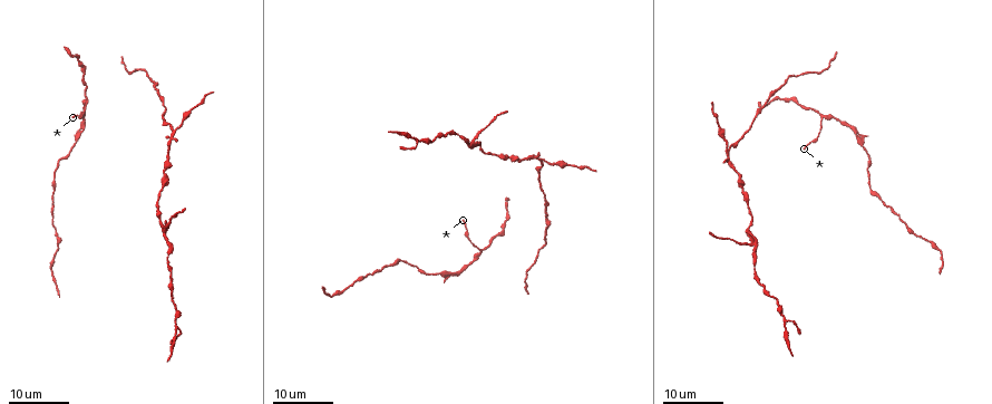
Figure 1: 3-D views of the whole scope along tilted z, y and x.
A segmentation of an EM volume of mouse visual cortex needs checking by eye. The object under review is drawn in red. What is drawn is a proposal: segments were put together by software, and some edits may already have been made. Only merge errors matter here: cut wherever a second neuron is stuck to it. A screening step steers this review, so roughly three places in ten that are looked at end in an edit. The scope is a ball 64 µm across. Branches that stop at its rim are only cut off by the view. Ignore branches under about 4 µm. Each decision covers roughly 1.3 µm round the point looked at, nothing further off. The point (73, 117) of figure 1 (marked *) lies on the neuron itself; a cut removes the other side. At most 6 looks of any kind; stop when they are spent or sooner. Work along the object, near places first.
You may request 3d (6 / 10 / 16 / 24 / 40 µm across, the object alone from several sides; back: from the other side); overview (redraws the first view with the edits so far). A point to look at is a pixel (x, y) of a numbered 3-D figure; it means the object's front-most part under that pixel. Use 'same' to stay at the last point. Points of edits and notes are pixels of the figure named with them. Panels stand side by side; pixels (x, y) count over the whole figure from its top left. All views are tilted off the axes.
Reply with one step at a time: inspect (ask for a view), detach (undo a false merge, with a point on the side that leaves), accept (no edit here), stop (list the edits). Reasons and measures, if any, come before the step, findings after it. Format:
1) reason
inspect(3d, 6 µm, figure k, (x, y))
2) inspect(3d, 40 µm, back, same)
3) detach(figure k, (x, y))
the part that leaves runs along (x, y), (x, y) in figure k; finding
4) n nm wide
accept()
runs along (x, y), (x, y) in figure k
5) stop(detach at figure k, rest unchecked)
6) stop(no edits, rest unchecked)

inspect(3d, 16 µm, figure 1, (482, 252))

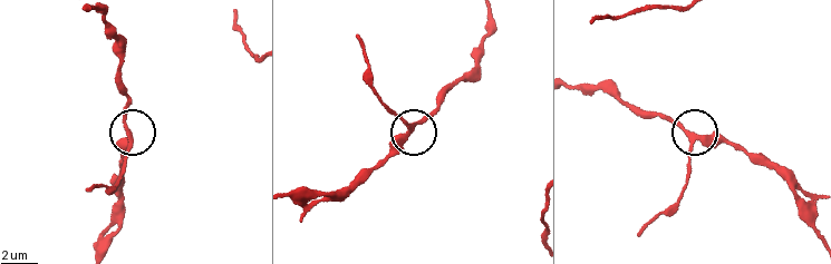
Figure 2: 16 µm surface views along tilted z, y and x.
inspect(3d, 10 µm, figure 2, (691, 137))

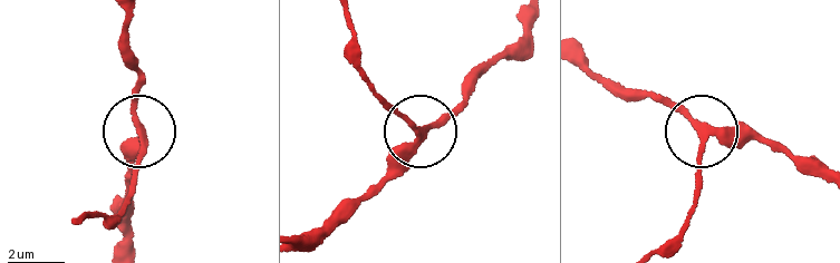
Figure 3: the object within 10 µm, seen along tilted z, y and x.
closer look
inspect(3d, 6 µm, figure 3, (702, 127))

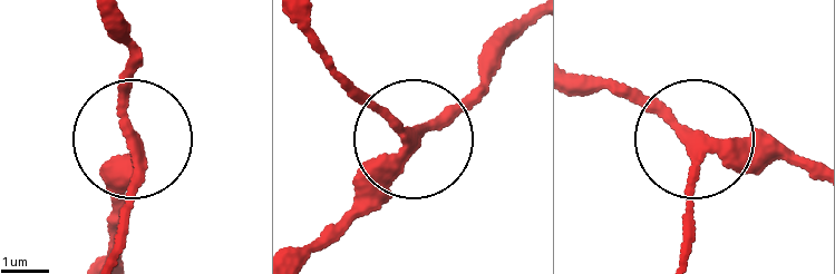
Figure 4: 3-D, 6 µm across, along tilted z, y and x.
230 nm wide
accept()
runs along (107, 256), (128, 218), (133, 146), (109, 204) in figure 4; continuous, no second neuron

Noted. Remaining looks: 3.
arms part here
inspect(3d, 16 µm, figure 1, (175, 129))

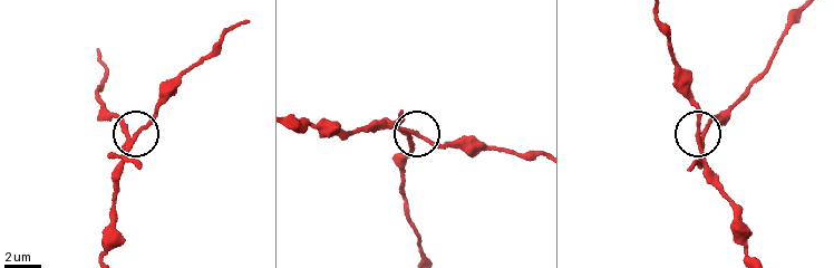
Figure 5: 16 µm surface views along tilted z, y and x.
closer look
inspect(3d, 10 µm, figure 5, (414, 131))

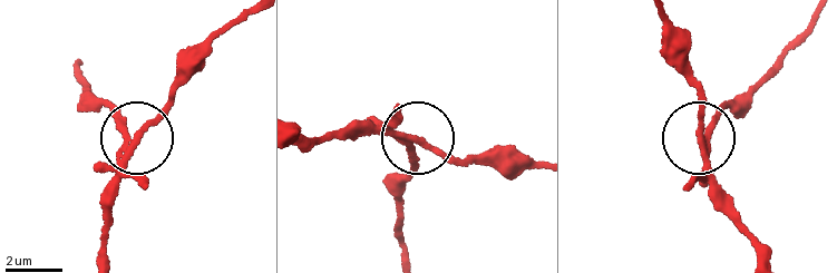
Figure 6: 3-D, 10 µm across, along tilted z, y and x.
3 arms
detach(figure 6, (147, 183))
the part that leaves runs along (119, 162), (118, 115), (80, 69) in figure 6; a second neuron is stuck on

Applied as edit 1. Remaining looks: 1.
stop(detach at figure 6, rest unchecked)

